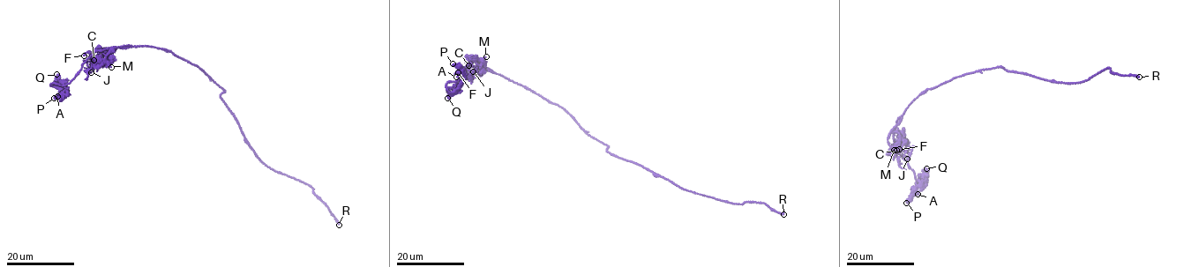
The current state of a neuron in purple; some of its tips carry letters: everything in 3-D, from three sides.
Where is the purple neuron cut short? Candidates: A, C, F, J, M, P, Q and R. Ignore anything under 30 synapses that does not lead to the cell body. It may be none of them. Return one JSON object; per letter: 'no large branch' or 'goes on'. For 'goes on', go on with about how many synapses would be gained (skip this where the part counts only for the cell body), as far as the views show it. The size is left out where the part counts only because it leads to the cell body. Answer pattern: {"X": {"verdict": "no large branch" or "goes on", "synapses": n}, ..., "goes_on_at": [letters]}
{"A": {"verdict": "no large branch"}, "C": {"verdict": "no large branch"}, "F": {"verdict": "no large branch"}, "J": {"verdict": "no large branch"}, "M": {"verdict": "no large branch"}, "P": {"verdict": "no large branch"}, "Q": {"verdict": "no large branch"}, "R": {"verdict": "goes on"}, "goes_on_at": ["R"]}

